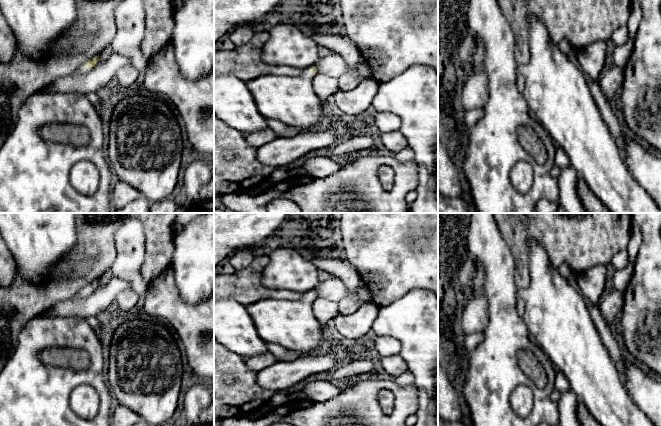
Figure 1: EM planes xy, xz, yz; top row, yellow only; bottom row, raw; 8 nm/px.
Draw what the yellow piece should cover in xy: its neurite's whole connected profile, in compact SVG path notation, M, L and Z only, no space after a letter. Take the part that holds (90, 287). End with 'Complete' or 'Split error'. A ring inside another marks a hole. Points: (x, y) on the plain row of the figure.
M99 279L87 284L82 290L80 290L76 295L79 298L88 297L99 285Z. Split error

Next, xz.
M316 291L299 300L262 299L246 306L258 335L298 354L306 355L325 343L329 327L320 324L312 312Z. Split error

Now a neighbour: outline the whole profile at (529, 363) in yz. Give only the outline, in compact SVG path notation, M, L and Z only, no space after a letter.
M520 350L517 353L518 364L526 376L528 376L538 388L544 388L548 382L548 376L539 359L530 350Z

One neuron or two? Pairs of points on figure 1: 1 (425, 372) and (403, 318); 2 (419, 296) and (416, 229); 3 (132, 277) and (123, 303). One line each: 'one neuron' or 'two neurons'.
1: one neuron
2: two neurons
3: two neurons

